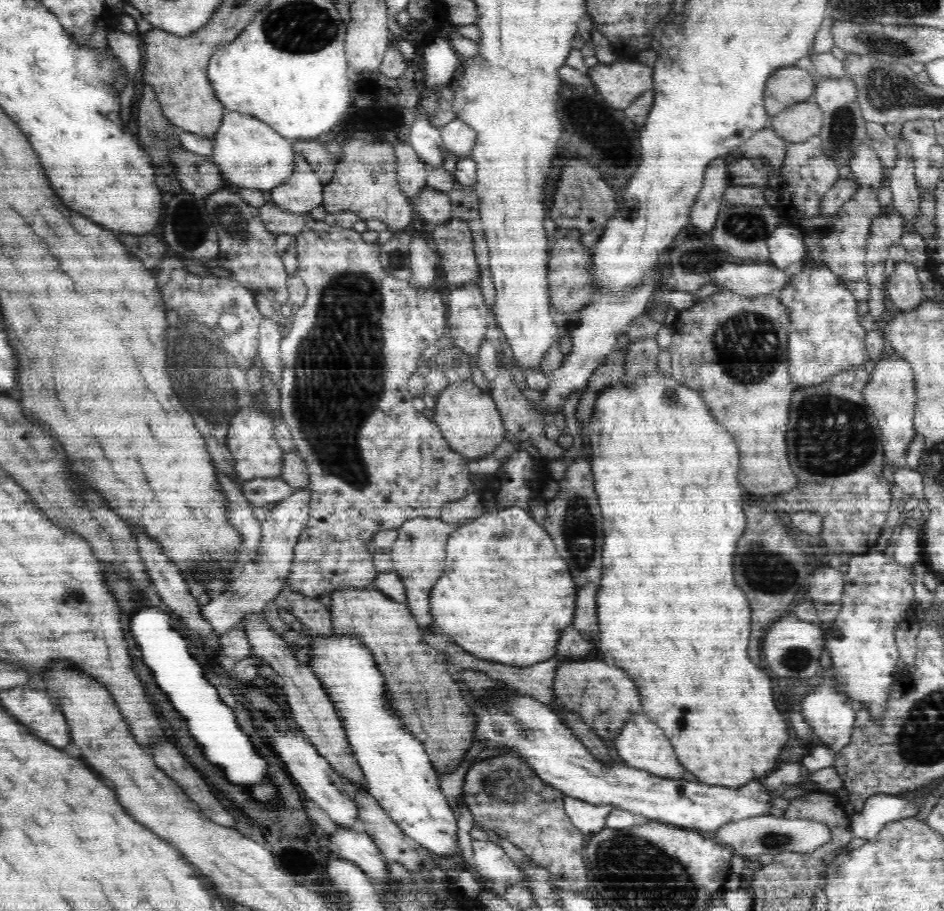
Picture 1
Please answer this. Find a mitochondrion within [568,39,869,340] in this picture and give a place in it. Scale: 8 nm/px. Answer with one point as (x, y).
(842, 132)

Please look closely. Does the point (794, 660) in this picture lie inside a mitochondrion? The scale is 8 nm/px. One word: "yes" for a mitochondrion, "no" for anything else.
yes

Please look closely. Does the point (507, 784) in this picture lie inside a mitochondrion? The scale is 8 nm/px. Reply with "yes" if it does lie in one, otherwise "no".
yes

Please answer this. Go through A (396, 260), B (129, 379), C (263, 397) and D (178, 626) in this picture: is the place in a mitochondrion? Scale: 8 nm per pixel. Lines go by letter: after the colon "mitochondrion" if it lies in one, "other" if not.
A: mitochondrion
B: other
C: mitochondrion
D: other

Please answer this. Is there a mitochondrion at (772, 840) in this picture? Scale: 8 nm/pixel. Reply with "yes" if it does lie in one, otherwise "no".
yes

